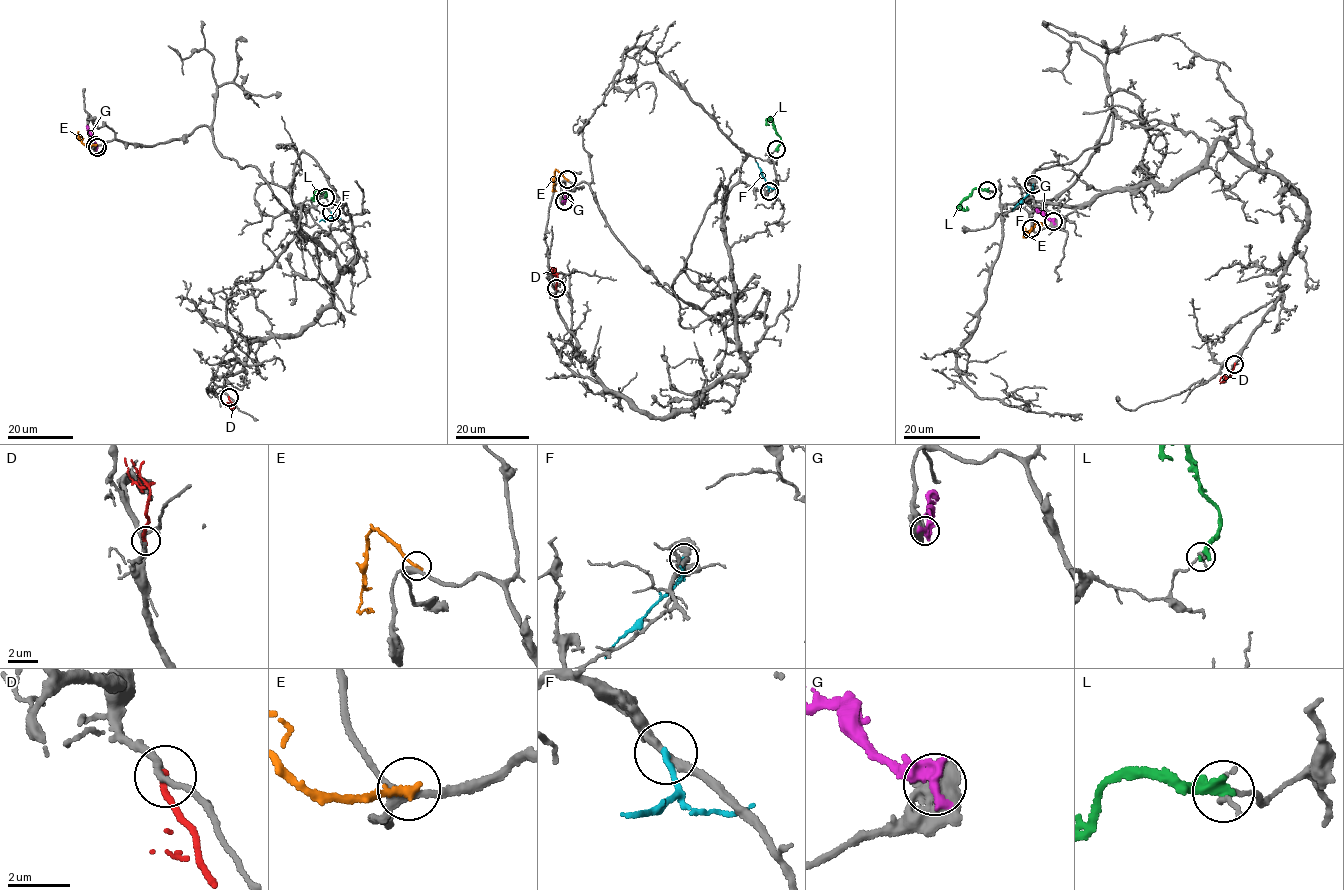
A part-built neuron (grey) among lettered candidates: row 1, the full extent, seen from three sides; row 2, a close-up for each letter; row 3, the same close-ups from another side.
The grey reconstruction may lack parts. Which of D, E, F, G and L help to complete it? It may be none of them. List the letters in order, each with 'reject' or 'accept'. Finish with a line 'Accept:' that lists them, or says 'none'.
D: accept
E: reject
F: reject
G: reject
L: reject
Accept: D

